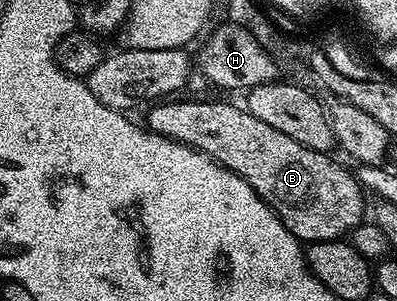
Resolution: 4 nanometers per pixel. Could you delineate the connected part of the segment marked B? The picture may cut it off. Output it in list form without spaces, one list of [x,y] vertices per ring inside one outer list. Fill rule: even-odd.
[[[160,101],[149,106],[147,130],[167,139],[175,139],[188,147],[209,155],[215,163],[222,164],[238,177],[242,177],[264,200],[267,206],[275,211],[283,221],[284,227],[298,240],[305,244],[321,243],[327,239],[341,239],[351,234],[353,228],[363,222],[364,199],[363,187],[357,181],[355,174],[340,163],[335,163],[331,154],[315,151],[294,137],[286,137],[286,133],[278,133],[271,125],[258,121],[243,106],[235,107],[232,103],[170,103]]]

